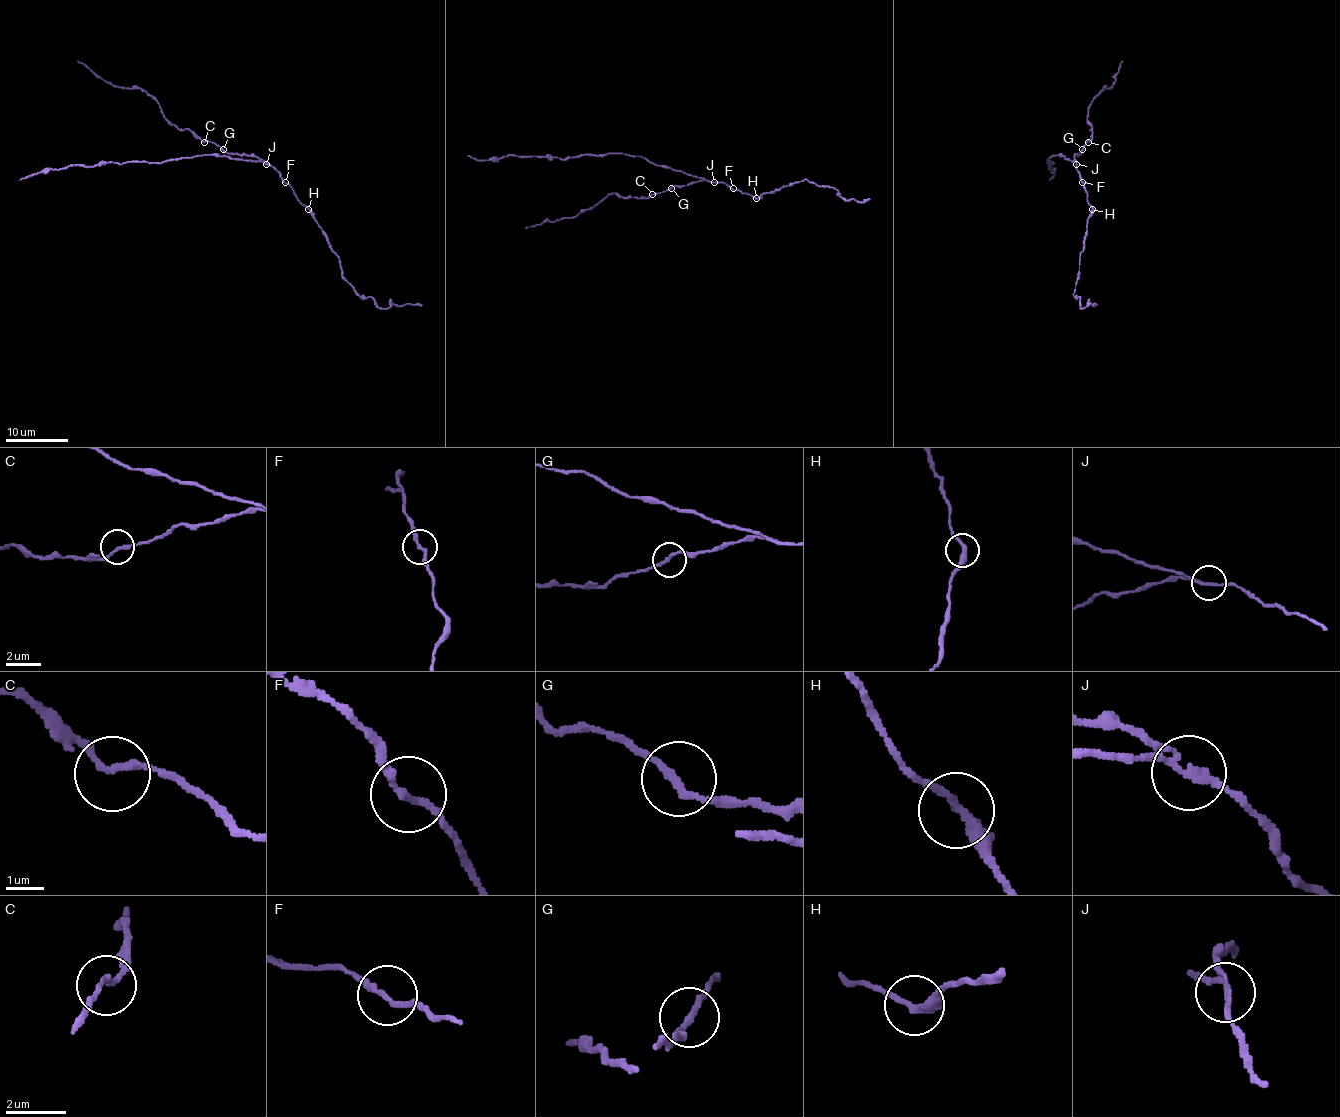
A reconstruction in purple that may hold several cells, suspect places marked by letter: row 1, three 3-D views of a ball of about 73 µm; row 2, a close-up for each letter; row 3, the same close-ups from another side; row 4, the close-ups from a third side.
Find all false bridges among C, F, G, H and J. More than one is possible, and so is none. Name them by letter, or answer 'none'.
J

